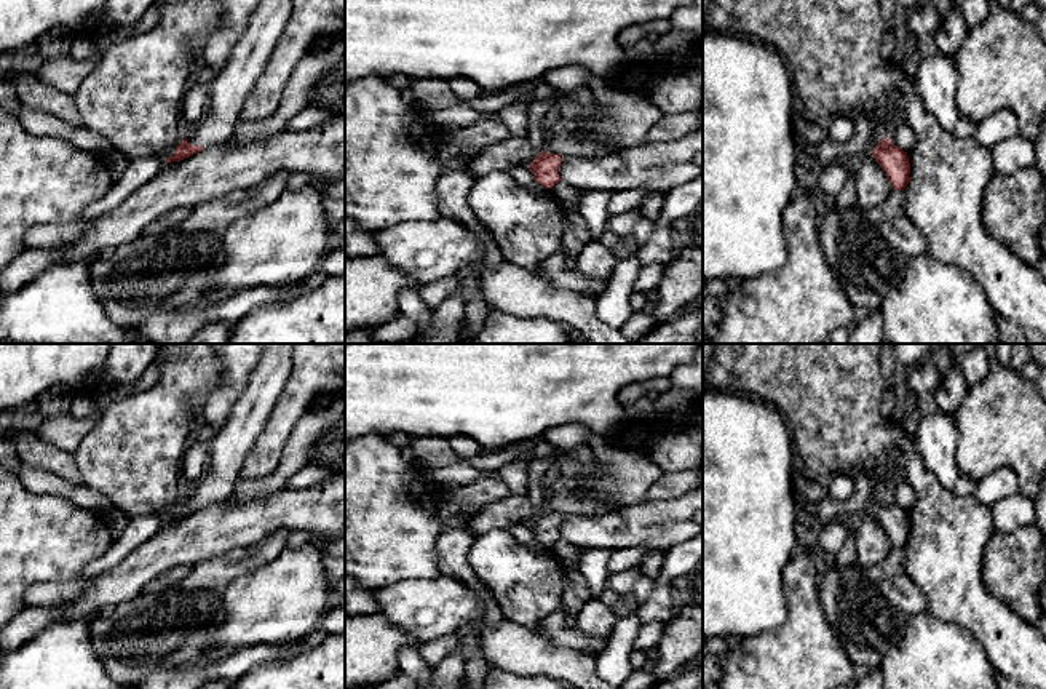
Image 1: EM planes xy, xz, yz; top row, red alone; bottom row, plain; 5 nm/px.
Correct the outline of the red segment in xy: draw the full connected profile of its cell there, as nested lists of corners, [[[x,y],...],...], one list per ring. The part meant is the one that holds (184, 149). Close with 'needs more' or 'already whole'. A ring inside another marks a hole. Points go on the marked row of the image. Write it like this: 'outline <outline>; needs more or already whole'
outline [[[259,0],[248,29],[233,46],[227,66],[209,83],[204,117],[184,131],[179,145],[164,165],[188,158],[230,139],[241,107],[260,78],[291,11],[292,0]]]; needs more

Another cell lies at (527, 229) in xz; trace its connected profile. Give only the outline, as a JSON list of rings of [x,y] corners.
[[[508,171],[476,177],[468,205],[505,262],[533,272],[562,249],[564,205],[519,185]]]

